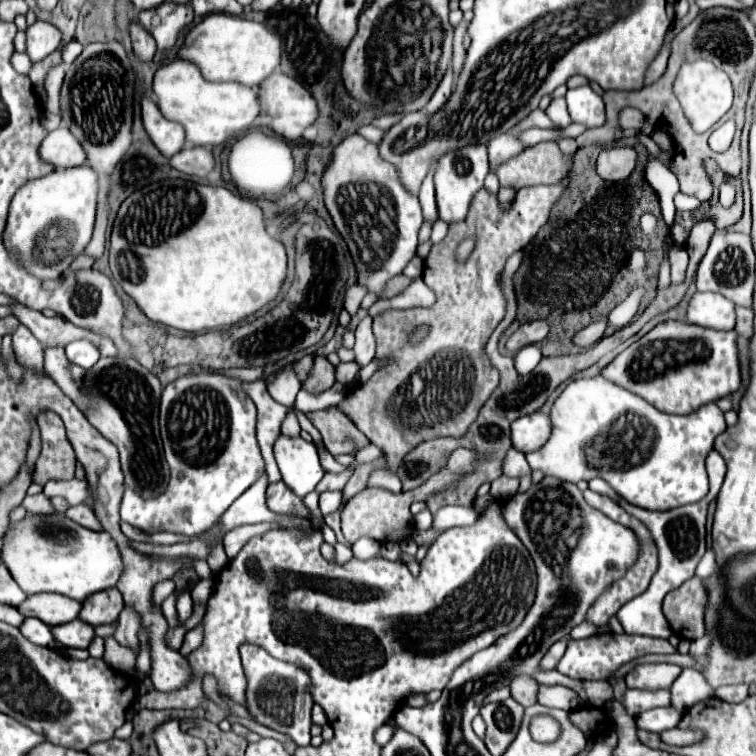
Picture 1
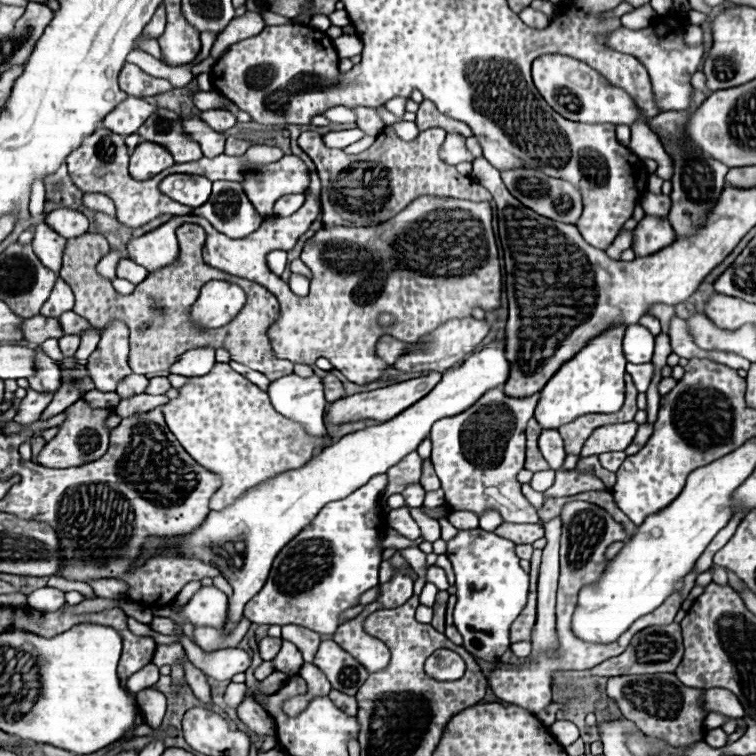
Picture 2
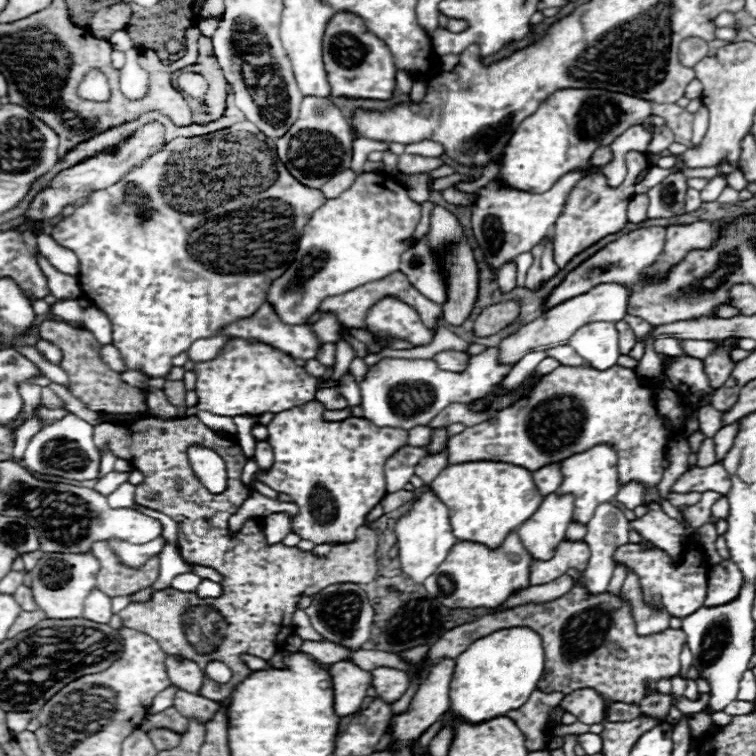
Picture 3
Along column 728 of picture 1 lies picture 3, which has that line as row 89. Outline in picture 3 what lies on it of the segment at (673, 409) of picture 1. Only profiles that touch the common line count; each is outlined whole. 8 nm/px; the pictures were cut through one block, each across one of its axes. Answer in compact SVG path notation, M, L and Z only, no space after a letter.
M338 12L332 16L324 40L324 68L330 82L332 96L350 98L378 98L388 100L396 90L396 64L388 46L368 32L364 20L352 16L352 12Z

